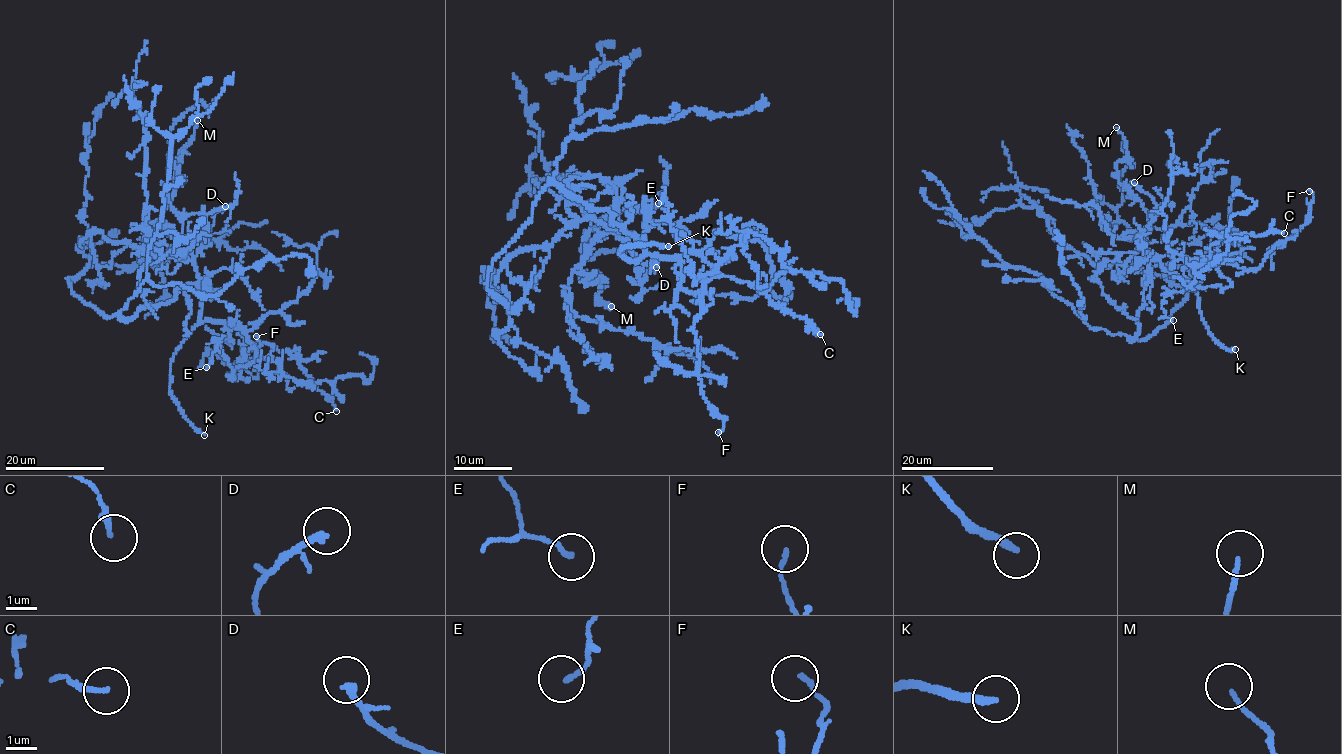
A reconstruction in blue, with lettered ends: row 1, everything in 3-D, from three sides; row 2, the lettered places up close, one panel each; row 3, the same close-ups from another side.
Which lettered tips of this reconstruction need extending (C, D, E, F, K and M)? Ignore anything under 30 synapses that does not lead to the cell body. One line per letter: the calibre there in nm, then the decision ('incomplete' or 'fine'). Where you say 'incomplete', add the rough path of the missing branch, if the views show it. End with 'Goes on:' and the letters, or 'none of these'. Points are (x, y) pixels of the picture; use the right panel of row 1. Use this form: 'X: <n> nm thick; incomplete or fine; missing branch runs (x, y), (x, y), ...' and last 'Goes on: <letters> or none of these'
C: 160 nm thick; fine
D: 180 nm thick; fine
E: 140 nm thick; fine
F: 130 nm thick; fine
K: 240 nm thick; incomplete; missing branch runs (1235, 349), (1250, 344), (1260, 335), (1277, 307), (1278, 292), (1287, 283), (1333, 269)
M: 130 nm thick; fine
Goes on: K

